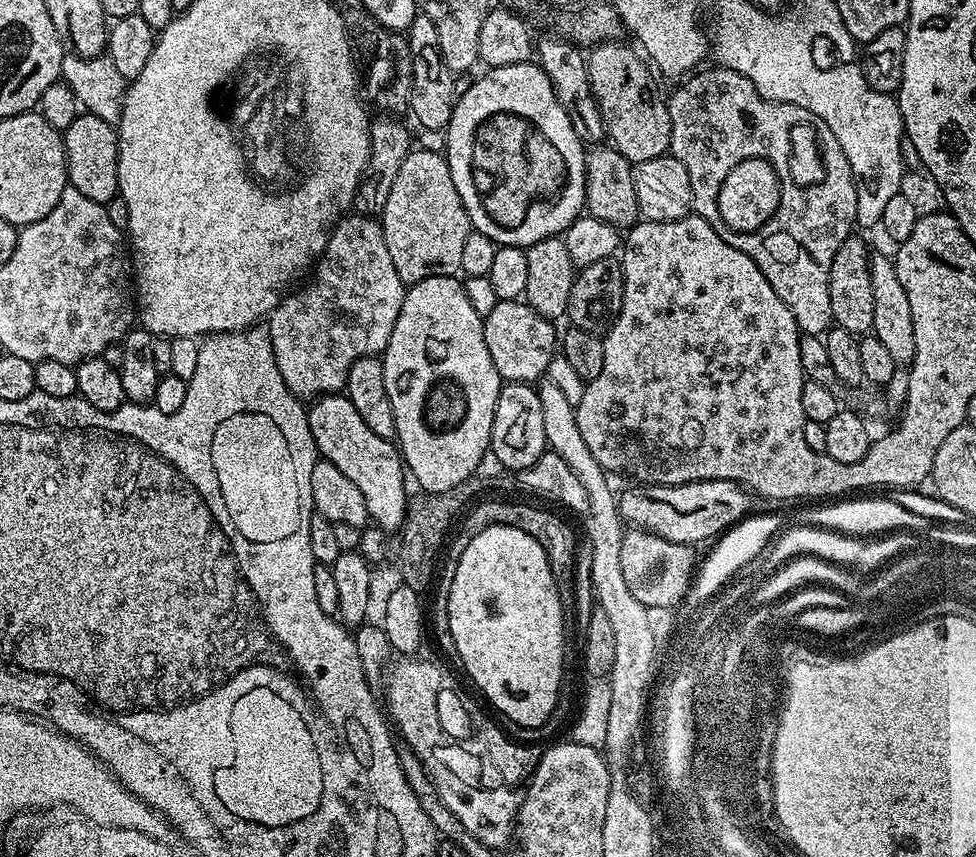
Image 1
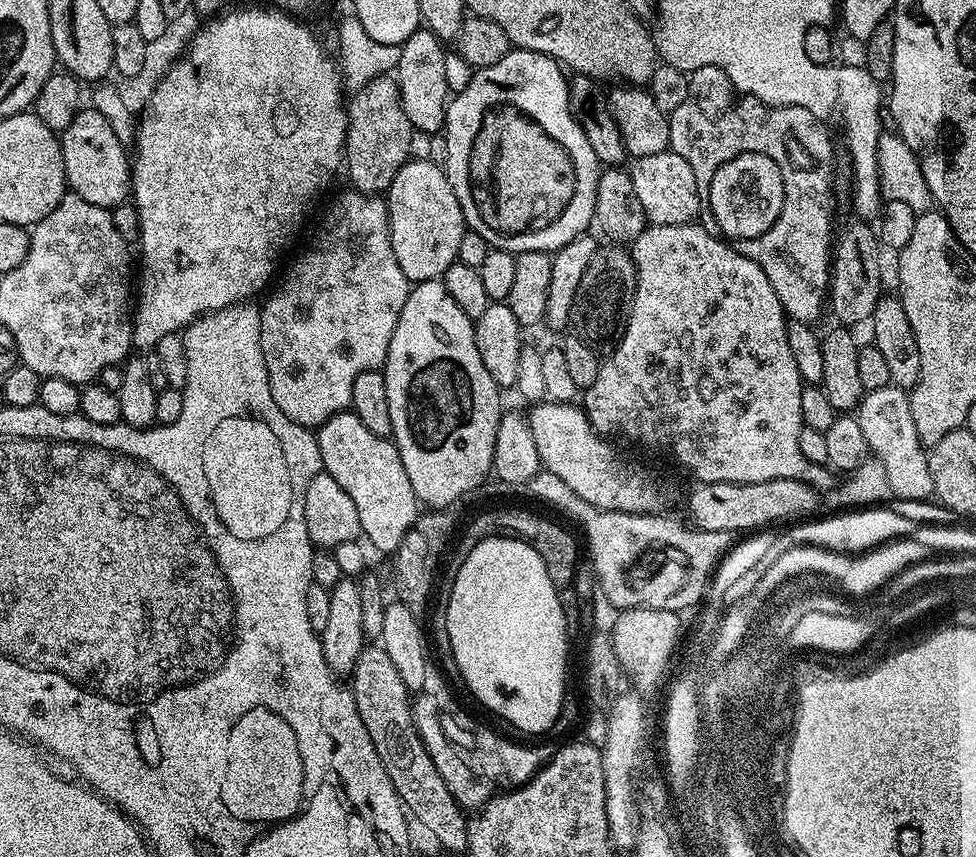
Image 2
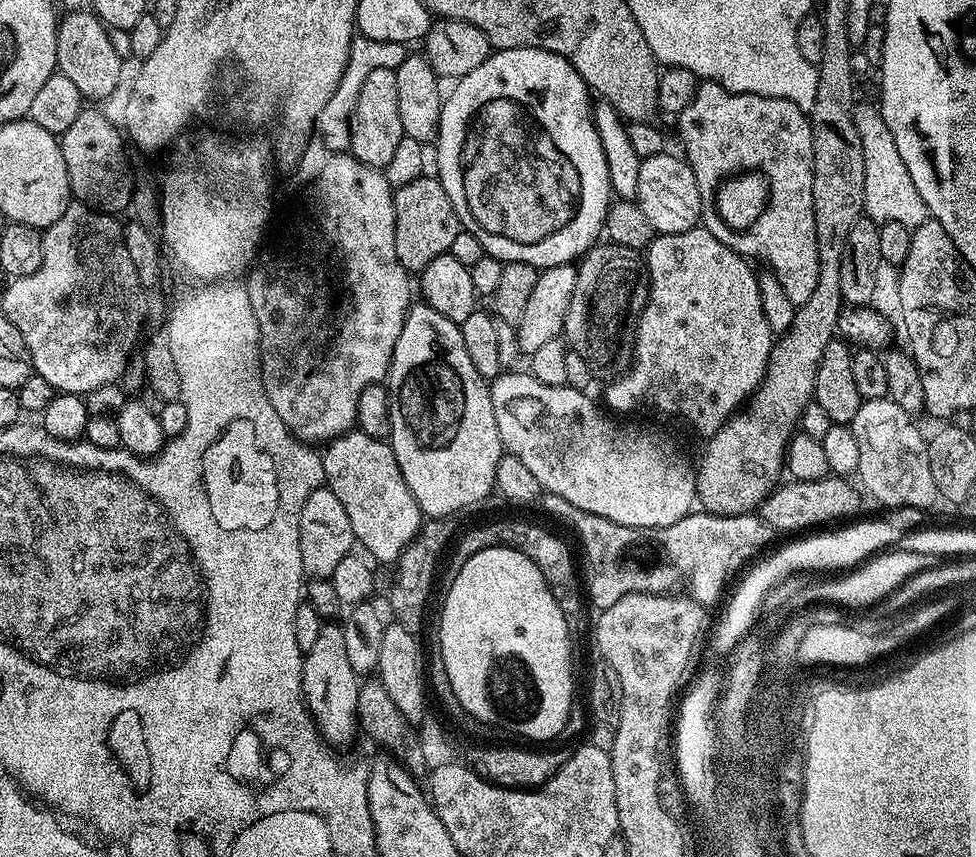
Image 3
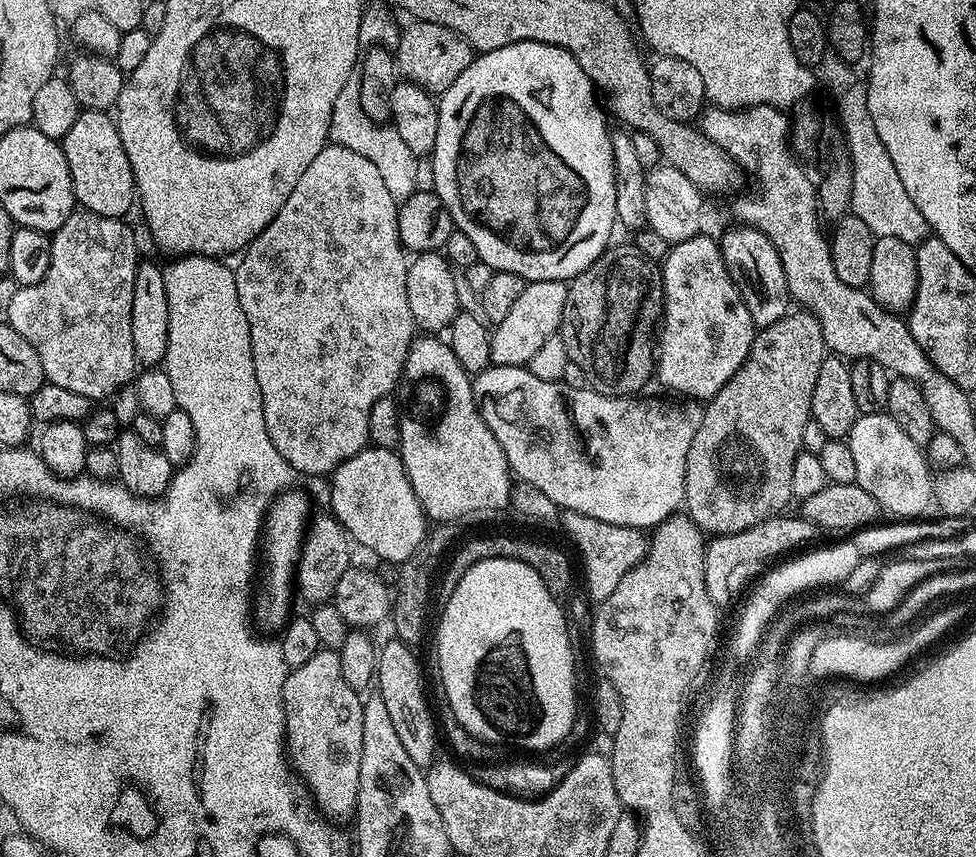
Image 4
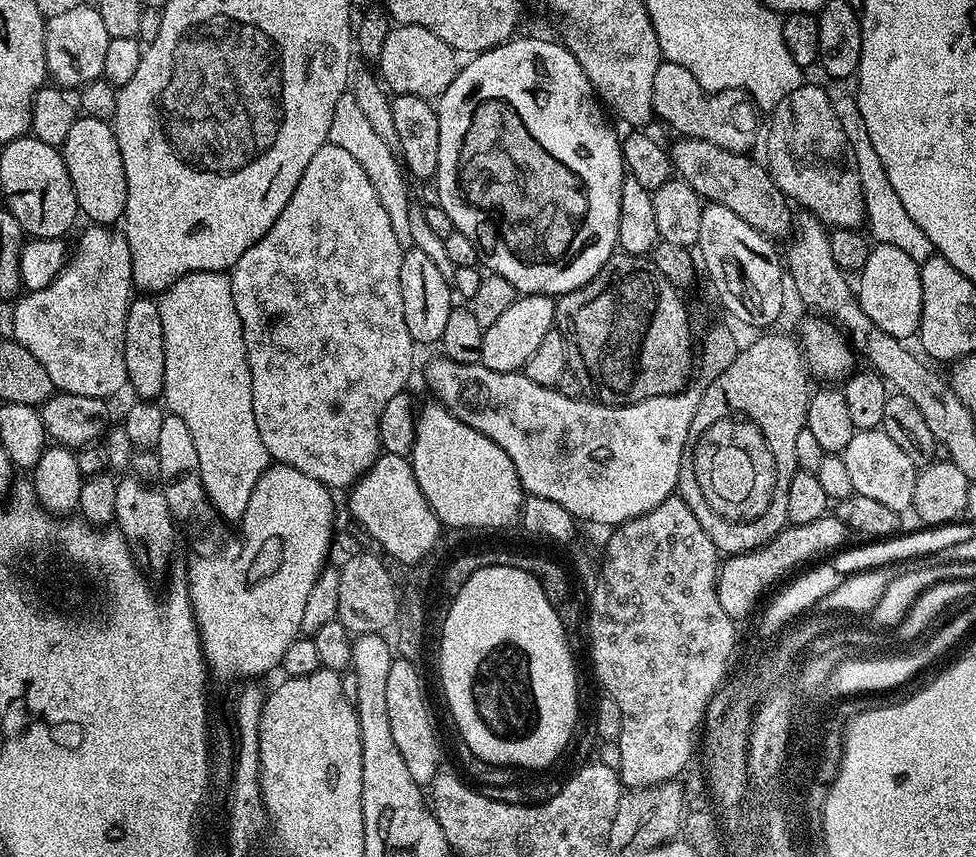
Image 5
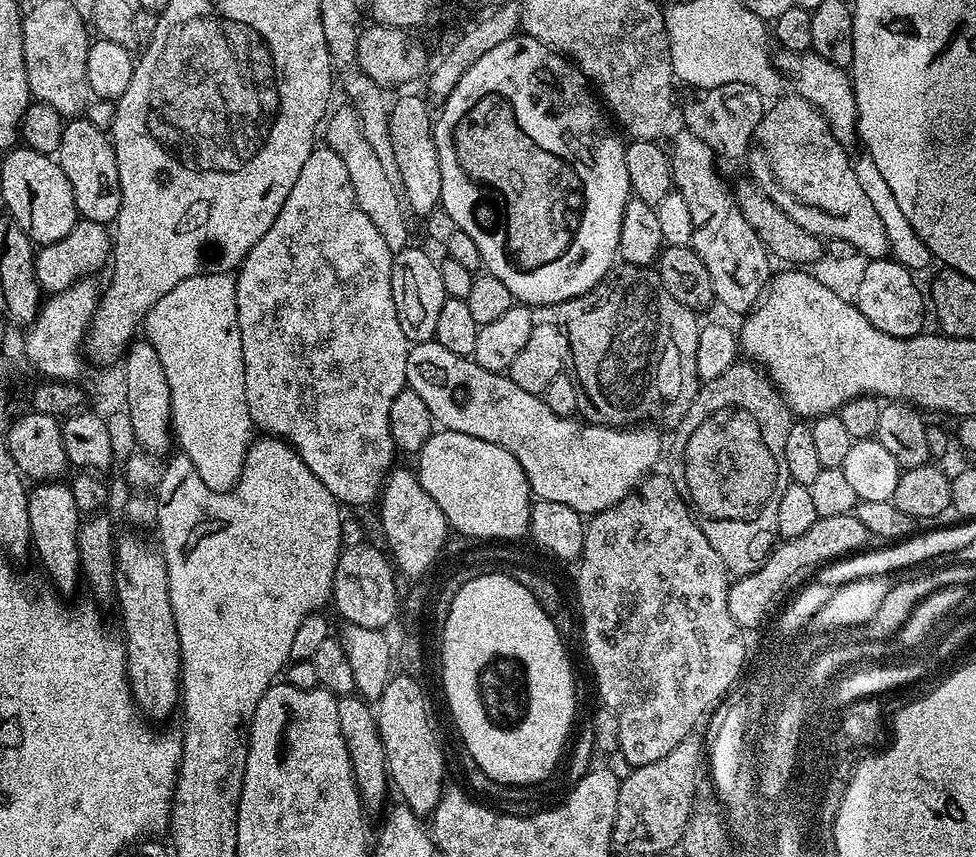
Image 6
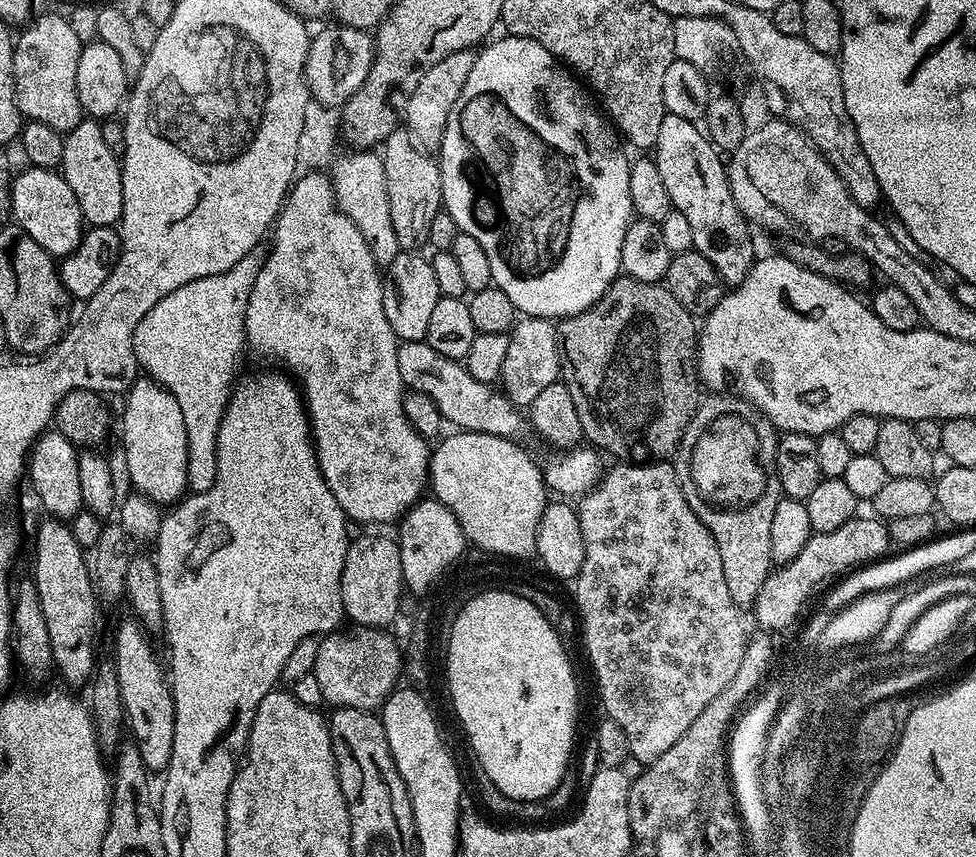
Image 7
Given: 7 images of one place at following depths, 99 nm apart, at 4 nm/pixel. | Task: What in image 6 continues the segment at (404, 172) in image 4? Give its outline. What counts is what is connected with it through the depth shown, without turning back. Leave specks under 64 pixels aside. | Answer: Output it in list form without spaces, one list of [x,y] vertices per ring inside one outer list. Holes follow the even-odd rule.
[[[344,106],[344,108],[340,108],[335,112],[336,109],[326,120],[326,125],[328,124],[327,147],[334,149],[342,158],[342,162],[346,162],[350,182],[356,191],[356,201],[360,203],[362,210],[366,210],[366,218],[370,218],[370,222],[374,222],[374,226],[378,226],[378,234],[382,234],[382,238],[386,238],[386,246],[390,246],[390,250],[394,254],[401,252],[410,244],[410,240],[408,240],[409,217],[406,215],[402,197],[394,194],[394,187],[386,178],[386,173],[382,170],[377,155],[374,154],[369,143],[366,142],[359,116],[354,108]]]

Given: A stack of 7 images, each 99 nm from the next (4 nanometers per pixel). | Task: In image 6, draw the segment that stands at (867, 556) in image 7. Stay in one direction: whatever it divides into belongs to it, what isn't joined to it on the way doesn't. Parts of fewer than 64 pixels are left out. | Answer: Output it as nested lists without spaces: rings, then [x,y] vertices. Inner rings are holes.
[[[834,514],[821,516],[803,534],[789,540],[781,539],[772,552],[754,570],[754,574],[733,579],[728,585],[728,605],[730,618],[741,630],[756,628],[768,615],[775,613],[812,576],[823,564],[839,562],[845,556],[851,556],[863,549],[870,537],[866,526],[858,522],[854,514]]]

